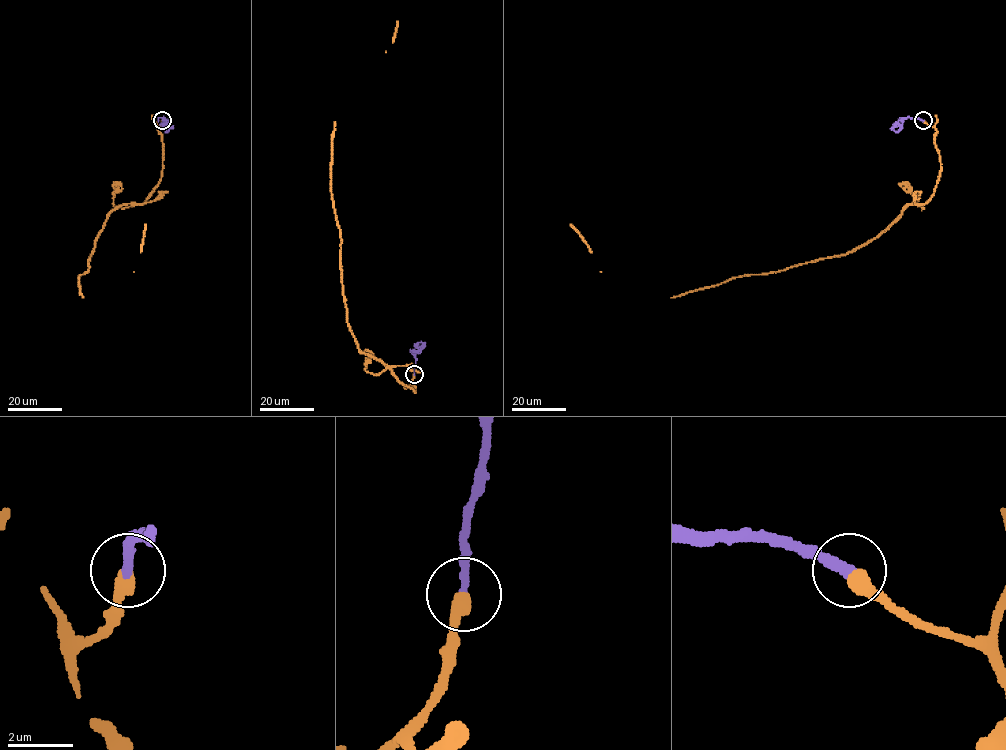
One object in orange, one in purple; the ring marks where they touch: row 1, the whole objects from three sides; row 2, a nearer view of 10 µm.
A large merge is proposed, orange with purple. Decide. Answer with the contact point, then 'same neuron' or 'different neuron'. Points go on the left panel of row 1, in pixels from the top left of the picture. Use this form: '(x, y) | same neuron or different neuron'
(162, 120) | same neuron

